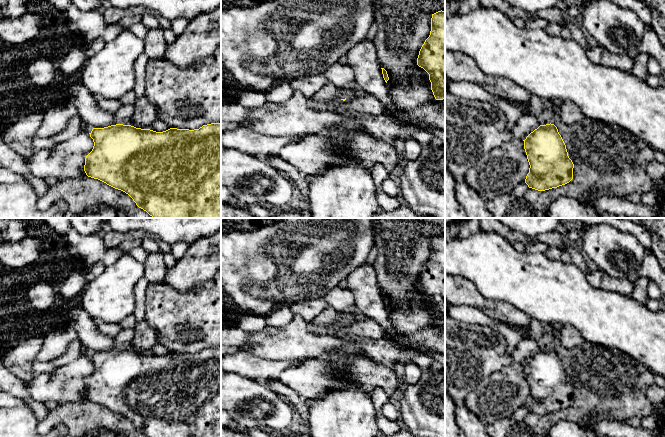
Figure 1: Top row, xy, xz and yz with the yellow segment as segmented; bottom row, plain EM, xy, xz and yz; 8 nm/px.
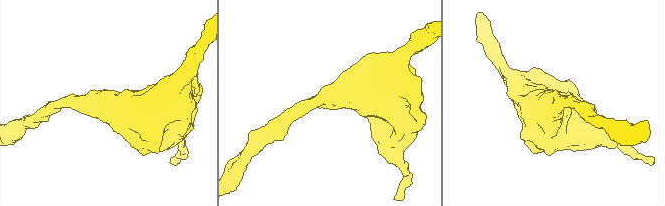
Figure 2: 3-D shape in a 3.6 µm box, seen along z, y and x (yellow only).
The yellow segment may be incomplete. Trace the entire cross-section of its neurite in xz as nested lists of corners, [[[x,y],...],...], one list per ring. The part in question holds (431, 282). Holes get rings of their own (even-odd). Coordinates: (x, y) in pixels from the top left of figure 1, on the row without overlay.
[[[445,236],[432,238],[431,255],[422,269],[417,289],[429,298],[431,314],[436,324],[445,322]]]

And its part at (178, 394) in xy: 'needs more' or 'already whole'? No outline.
already whole

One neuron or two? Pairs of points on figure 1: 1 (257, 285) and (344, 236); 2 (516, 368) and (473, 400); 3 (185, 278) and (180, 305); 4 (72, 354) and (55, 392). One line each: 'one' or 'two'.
1: one
2: one
3: two
4: two

